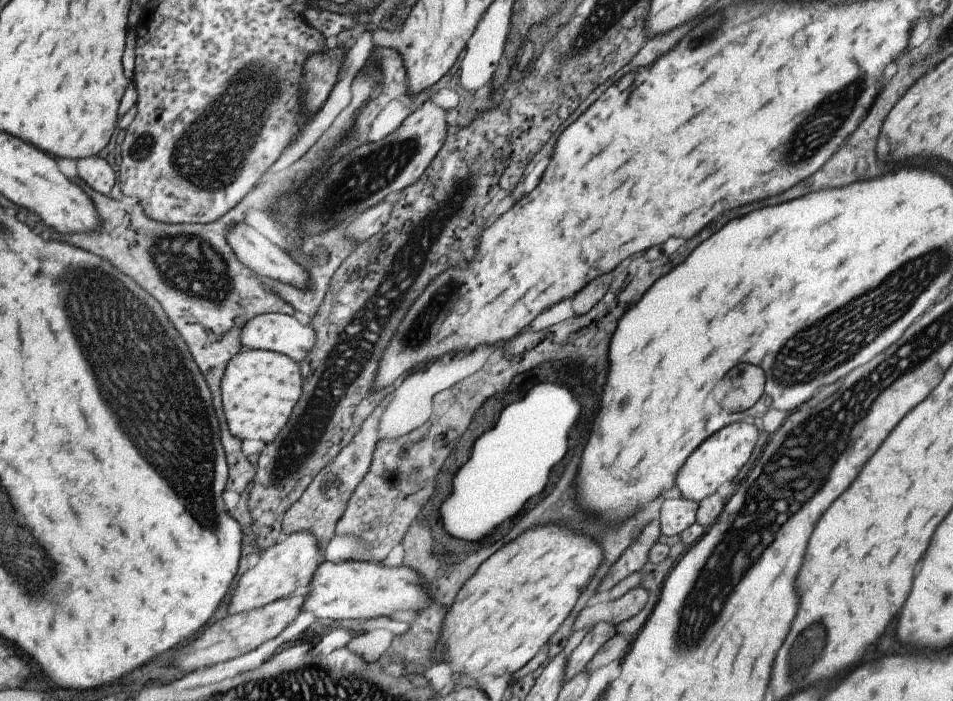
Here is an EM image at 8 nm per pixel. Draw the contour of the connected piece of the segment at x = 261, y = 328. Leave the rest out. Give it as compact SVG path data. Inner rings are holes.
M264 313L246 322L239 339L242 346L246 346L246 348L274 351L289 356L298 363L314 346L315 330L310 324L302 325L293 315L287 315L286 313Z

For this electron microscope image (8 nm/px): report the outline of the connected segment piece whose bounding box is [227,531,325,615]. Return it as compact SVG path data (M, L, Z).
M312 531L292 533L281 543L269 546L259 554L258 563L240 576L238 586L228 604L227 614L251 611L284 599L285 596L294 596L306 591L317 566L325 561L322 552Z

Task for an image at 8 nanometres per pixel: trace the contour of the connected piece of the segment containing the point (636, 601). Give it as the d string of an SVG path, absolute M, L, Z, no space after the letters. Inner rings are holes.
M640 585L629 590L617 600L585 606L576 616L572 630L576 632L585 626L591 627L602 621L617 626L622 621L635 617L646 606L648 599L649 592Z

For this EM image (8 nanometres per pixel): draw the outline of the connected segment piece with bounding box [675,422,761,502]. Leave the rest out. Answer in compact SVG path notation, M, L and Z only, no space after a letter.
M737 422L726 425L707 438L690 454L678 471L675 485L678 486L681 496L699 502L704 497L716 493L716 489L722 483L732 482L742 466L750 460L760 429L760 424L749 425L745 422Z

